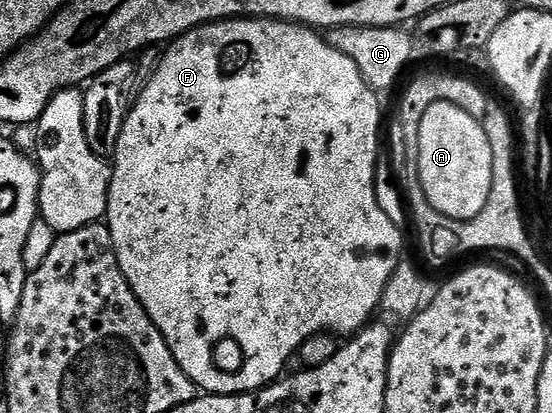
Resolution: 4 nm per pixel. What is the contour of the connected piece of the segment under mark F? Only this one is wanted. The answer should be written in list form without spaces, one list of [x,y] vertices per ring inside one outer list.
[[[226,19],[223,21],[211,21],[207,25],[200,25],[189,33],[184,33],[176,38],[168,46],[169,49],[161,57],[153,78],[145,85],[145,90],[137,97],[137,102],[128,106],[125,122],[119,135],[117,150],[111,158],[111,172],[109,175],[109,194],[107,195],[107,211],[103,218],[104,224],[109,226],[109,234],[113,240],[113,250],[119,259],[119,267],[139,303],[147,311],[151,323],[159,327],[167,347],[171,347],[171,355],[175,355],[175,363],[183,367],[183,371],[196,383],[198,390],[209,395],[232,397],[238,393],[256,393],[257,390],[272,385],[286,372],[285,364],[296,354],[297,349],[307,339],[311,339],[317,333],[326,332],[330,335],[352,335],[361,332],[366,325],[374,320],[373,312],[381,309],[383,291],[391,279],[391,275],[402,264],[401,257],[401,233],[397,225],[385,214],[381,201],[377,198],[377,148],[383,145],[383,121],[381,125],[381,101],[378,90],[373,89],[365,82],[359,67],[343,55],[343,51],[335,51],[328,40],[316,28],[308,25],[299,25],[292,21],[278,21],[276,19]]]

